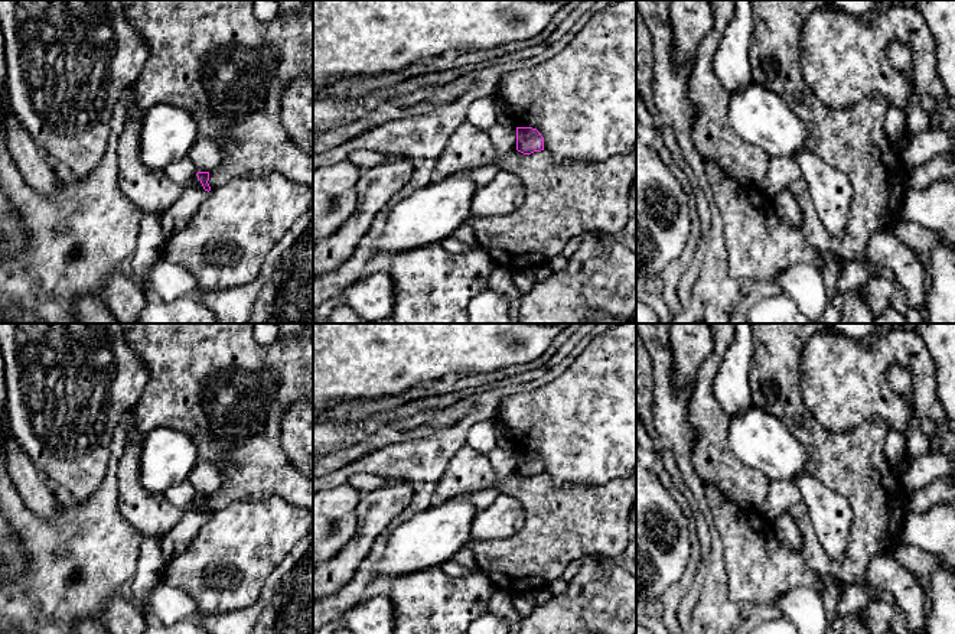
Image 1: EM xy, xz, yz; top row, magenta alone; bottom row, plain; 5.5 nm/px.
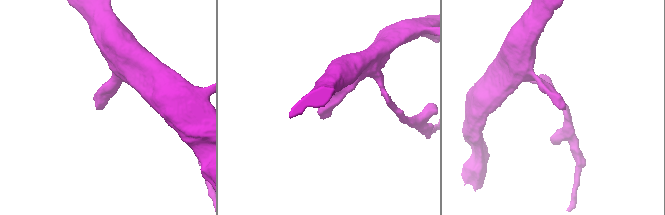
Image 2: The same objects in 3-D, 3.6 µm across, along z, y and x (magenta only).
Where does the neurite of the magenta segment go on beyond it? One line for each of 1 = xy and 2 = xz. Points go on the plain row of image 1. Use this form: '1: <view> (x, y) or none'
1: none
2: none

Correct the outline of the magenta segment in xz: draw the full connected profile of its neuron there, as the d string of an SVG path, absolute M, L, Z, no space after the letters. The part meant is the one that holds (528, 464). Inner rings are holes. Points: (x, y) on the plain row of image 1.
M516 451L516 474L524 478L544 474L544 461L537 452Z

